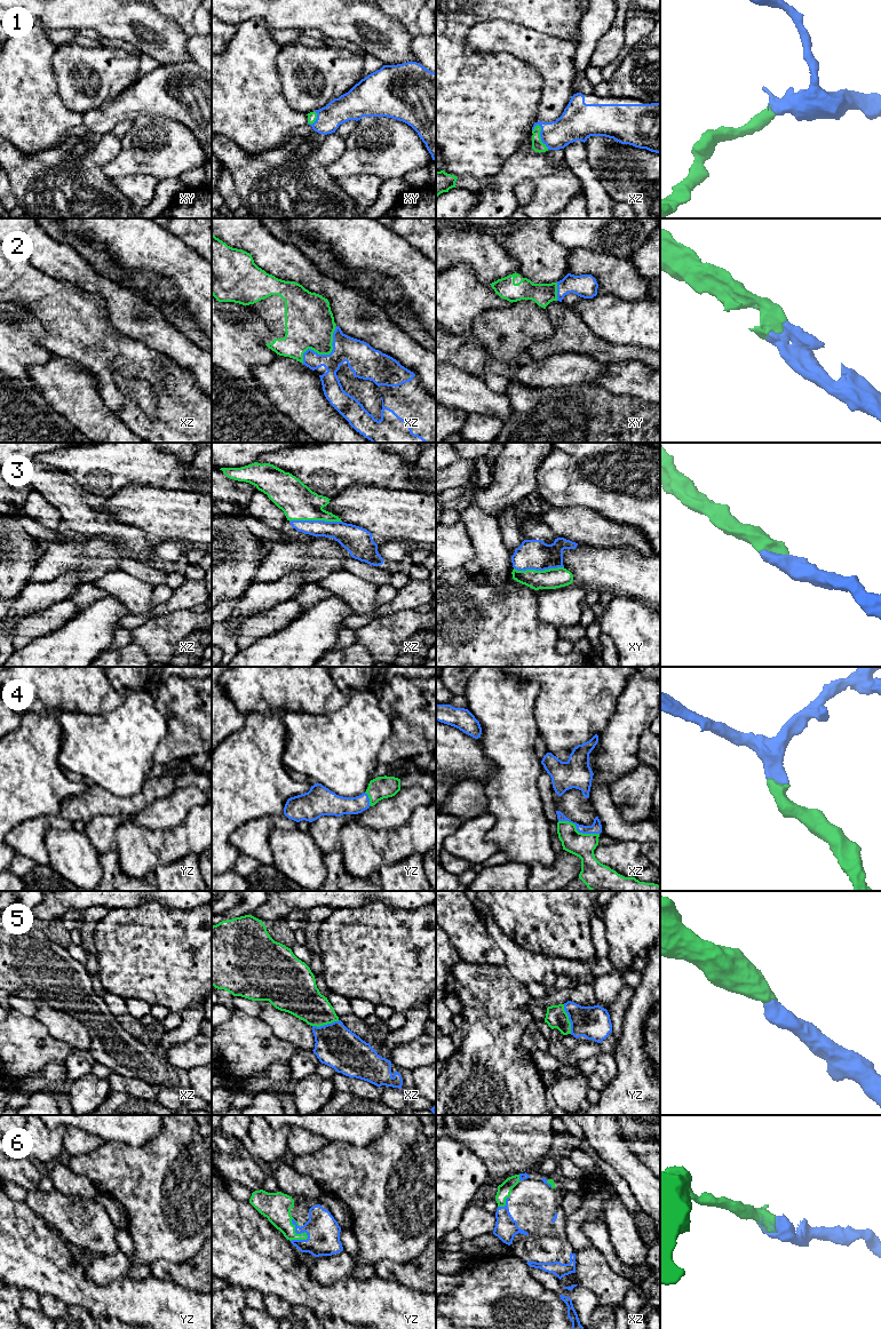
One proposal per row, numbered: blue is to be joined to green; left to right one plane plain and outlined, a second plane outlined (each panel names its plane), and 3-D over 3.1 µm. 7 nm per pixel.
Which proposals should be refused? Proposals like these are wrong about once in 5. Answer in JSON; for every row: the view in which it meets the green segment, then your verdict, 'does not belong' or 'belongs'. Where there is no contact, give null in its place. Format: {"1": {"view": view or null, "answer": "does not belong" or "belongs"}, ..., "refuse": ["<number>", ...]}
{"1": {"view": "xz", "answer": "belongs"}, "2": {"view": "xz", "answer": "belongs"}, "3": {"view": "xz", "answer": "belongs"}, "4": {"view": "xz", "answer": "belongs"}, "5": {"view": "yz", "answer": "belongs"}, "6": {"view": "yz", "answer": "belongs"}, "refuse": []}

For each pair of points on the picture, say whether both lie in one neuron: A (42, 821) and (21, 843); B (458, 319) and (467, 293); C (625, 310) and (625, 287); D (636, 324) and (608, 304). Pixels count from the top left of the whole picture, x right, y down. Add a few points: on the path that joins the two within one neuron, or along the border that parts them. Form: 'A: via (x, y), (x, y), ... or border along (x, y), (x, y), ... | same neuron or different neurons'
A: via (37, 827), (26, 837) | same neuron
B: via (458, 312), (458, 302), (460, 300) | same neuron
C: border along (598, 294), (613, 294), (625, 300), (648, 297) | different neurons
D: via (629, 323), (626, 323), (614, 311) | same neuron

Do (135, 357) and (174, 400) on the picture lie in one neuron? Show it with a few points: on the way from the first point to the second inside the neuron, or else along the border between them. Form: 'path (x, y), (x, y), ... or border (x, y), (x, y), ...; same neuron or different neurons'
path (145, 367), (166, 390); same neuron

